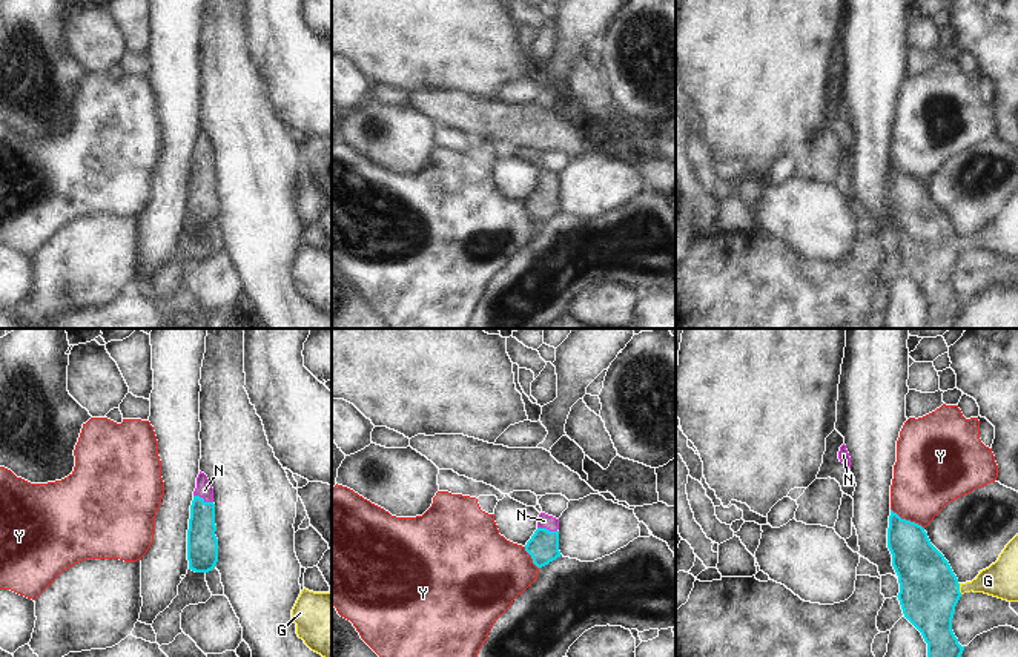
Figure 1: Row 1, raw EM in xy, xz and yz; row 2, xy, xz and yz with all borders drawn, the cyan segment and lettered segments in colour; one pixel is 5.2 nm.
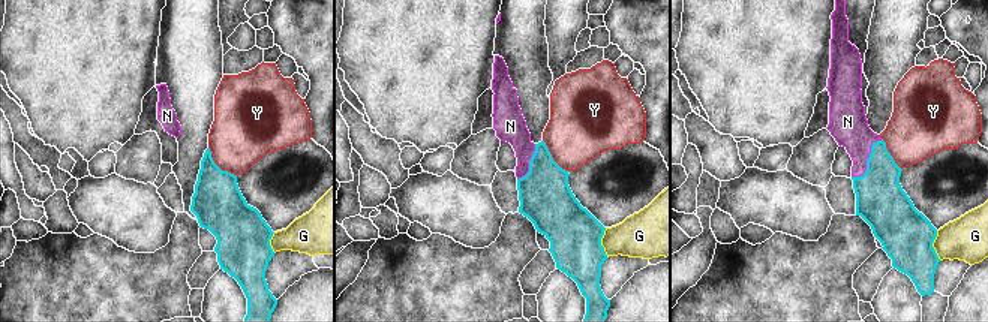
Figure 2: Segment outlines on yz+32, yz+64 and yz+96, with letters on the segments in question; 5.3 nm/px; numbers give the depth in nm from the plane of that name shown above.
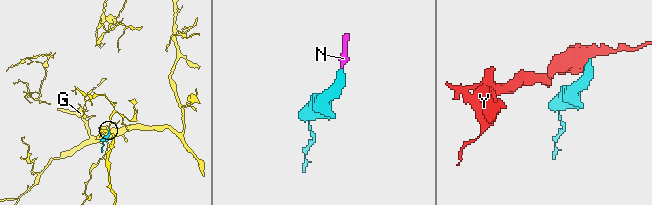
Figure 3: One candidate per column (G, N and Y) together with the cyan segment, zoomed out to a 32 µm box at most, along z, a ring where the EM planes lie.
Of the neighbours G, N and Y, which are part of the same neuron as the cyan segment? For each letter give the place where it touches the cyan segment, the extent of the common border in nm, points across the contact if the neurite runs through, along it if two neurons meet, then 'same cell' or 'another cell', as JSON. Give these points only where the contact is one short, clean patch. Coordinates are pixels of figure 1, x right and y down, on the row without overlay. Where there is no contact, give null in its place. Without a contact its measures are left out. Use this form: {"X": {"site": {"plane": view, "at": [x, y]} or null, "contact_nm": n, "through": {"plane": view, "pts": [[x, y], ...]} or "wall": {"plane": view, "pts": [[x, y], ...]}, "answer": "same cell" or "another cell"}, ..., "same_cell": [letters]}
{"G": {"site": {"plane": "yz", "at": [958, 244]}, "contact_nm": 60, "wall": {"plane": "yz", "pts": [[958, 240], [961, 249]]}, "answer": "another cell"}, "N": {"site": {"plane": "xy", "at": [203, 155]}, "contact_nm": 110, "through": {"plane": "xy", "pts": [[201, 198], [203, 155], [204, 146]]}, "answer": "same cell"}, "Y": {"site": {"plane": "yz", "at": [908, 177]}, "contact_nm": 200, "answer": "another cell"}, "same_cell": ["N"]}

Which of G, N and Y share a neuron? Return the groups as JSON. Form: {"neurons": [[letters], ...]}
{"neurons": [["G"], ["N"], ["Y"]]}

